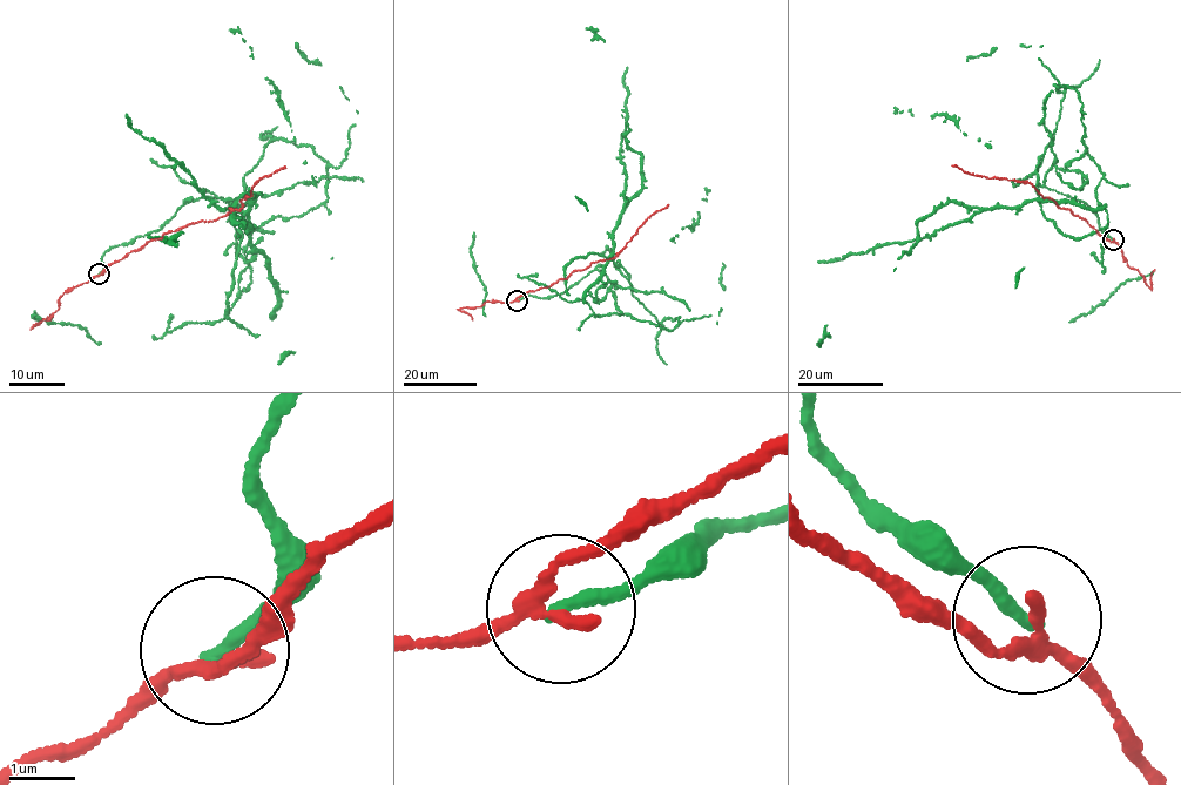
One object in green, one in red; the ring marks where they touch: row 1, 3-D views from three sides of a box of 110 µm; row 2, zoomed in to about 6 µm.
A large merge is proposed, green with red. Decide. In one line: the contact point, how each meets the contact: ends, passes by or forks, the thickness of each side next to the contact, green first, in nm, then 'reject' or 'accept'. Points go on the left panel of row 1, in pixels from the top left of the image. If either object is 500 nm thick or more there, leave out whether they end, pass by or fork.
(99, 273) | green ends | red passes by | 200/200 nm | reject

